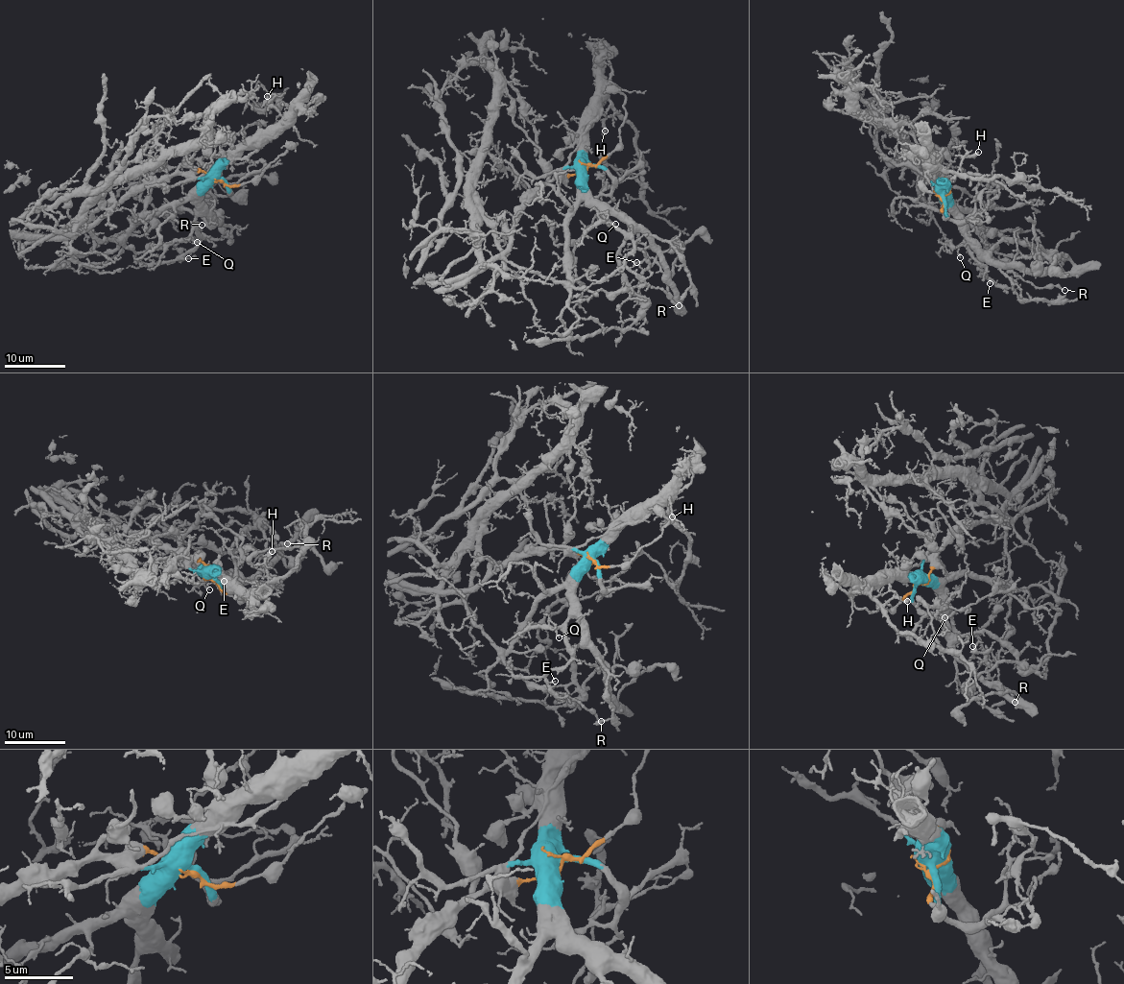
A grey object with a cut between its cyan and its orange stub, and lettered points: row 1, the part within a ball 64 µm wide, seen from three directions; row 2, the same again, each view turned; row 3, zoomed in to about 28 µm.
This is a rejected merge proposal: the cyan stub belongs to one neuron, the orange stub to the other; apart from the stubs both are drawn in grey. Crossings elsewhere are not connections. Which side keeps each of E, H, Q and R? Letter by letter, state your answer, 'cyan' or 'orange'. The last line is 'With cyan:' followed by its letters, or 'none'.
E: cyan
H: cyan
Q: cyan
R: orange
With cyan: E, H, Q

